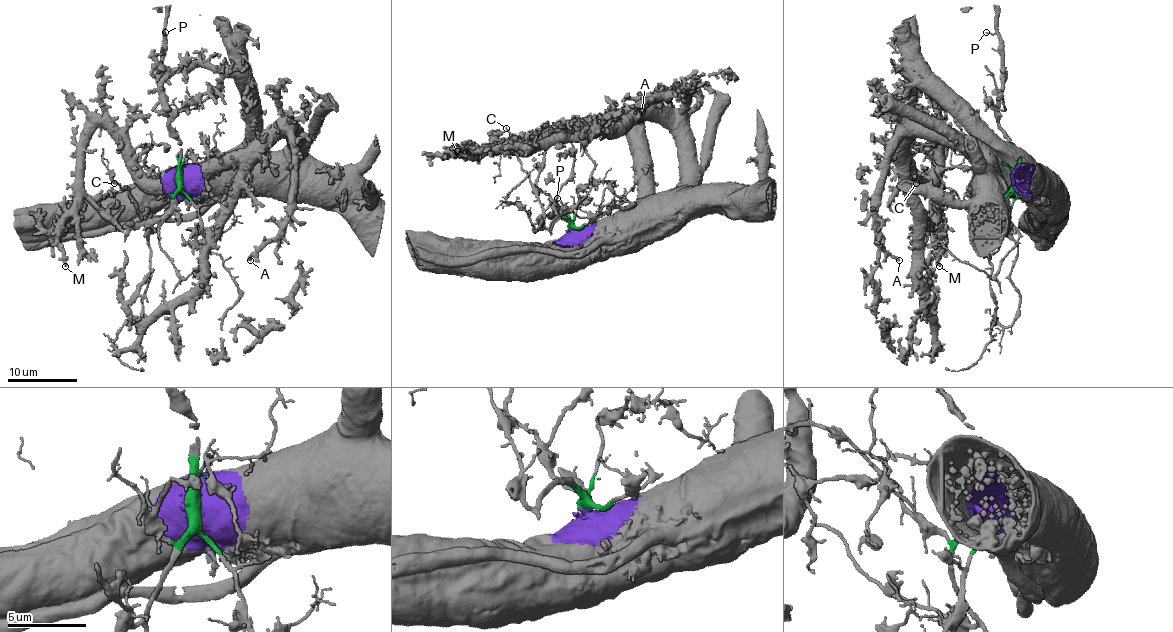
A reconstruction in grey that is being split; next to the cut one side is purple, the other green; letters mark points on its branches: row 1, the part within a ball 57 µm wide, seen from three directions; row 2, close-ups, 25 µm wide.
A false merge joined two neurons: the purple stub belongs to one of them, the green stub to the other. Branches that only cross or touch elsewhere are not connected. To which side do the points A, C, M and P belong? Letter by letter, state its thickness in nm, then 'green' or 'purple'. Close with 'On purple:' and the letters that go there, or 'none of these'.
A: 280 nm thick; purple
C: 130 nm thick; green
M: 340 nm thick; purple
P: 100 nm thick; green
On purple: A, M

